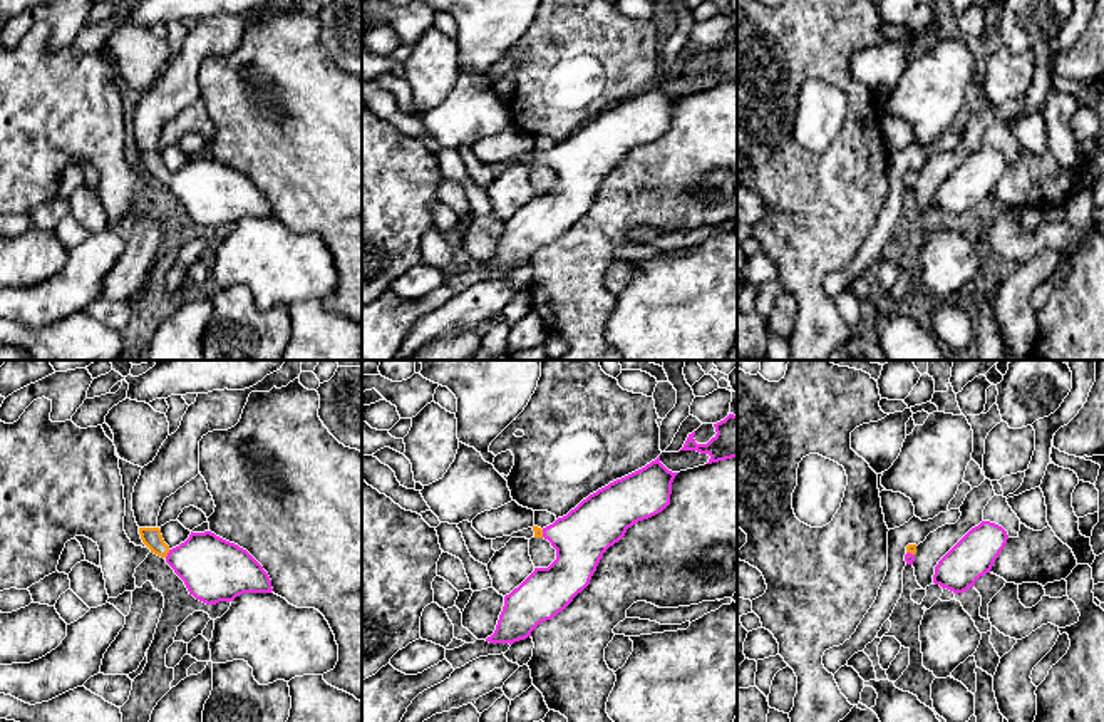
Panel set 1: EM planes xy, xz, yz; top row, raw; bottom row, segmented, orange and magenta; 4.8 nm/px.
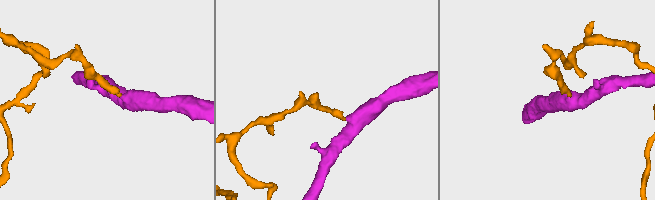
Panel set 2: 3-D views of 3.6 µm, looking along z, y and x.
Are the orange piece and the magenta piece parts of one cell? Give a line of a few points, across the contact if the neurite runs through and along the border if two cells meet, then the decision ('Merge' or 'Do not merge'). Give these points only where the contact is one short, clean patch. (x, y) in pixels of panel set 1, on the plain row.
Line: xy (151, 161), (168, 176), (213, 195). Merge

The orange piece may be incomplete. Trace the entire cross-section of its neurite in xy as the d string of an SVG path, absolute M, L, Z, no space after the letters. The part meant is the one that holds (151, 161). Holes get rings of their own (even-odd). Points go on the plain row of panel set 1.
M139 152L142 168L151 178L166 184L174 198L184 206L189 219L206 229L233 226L243 218L271 218L271 204L263 191L243 173L230 168L211 156L193 157L176 173L169 173L159 152Z

